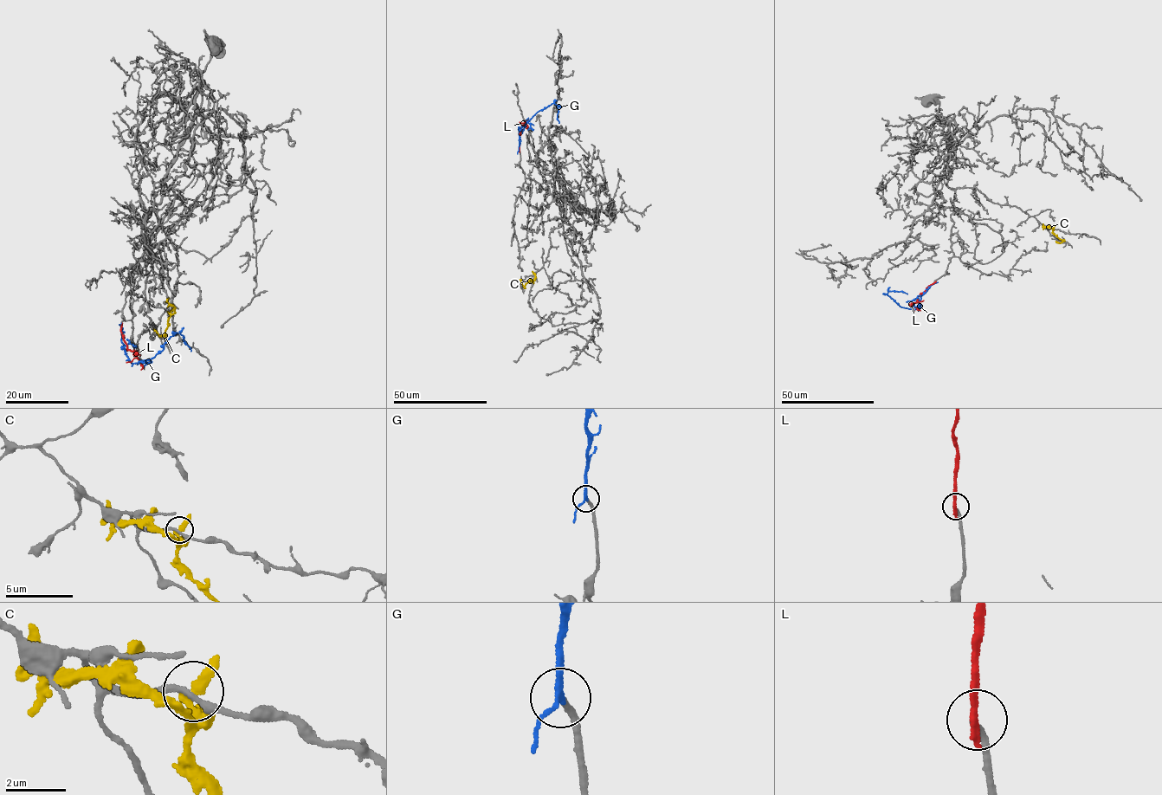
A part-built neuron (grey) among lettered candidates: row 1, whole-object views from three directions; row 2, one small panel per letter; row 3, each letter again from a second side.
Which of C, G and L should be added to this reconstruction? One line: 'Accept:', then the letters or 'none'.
Accept: G

